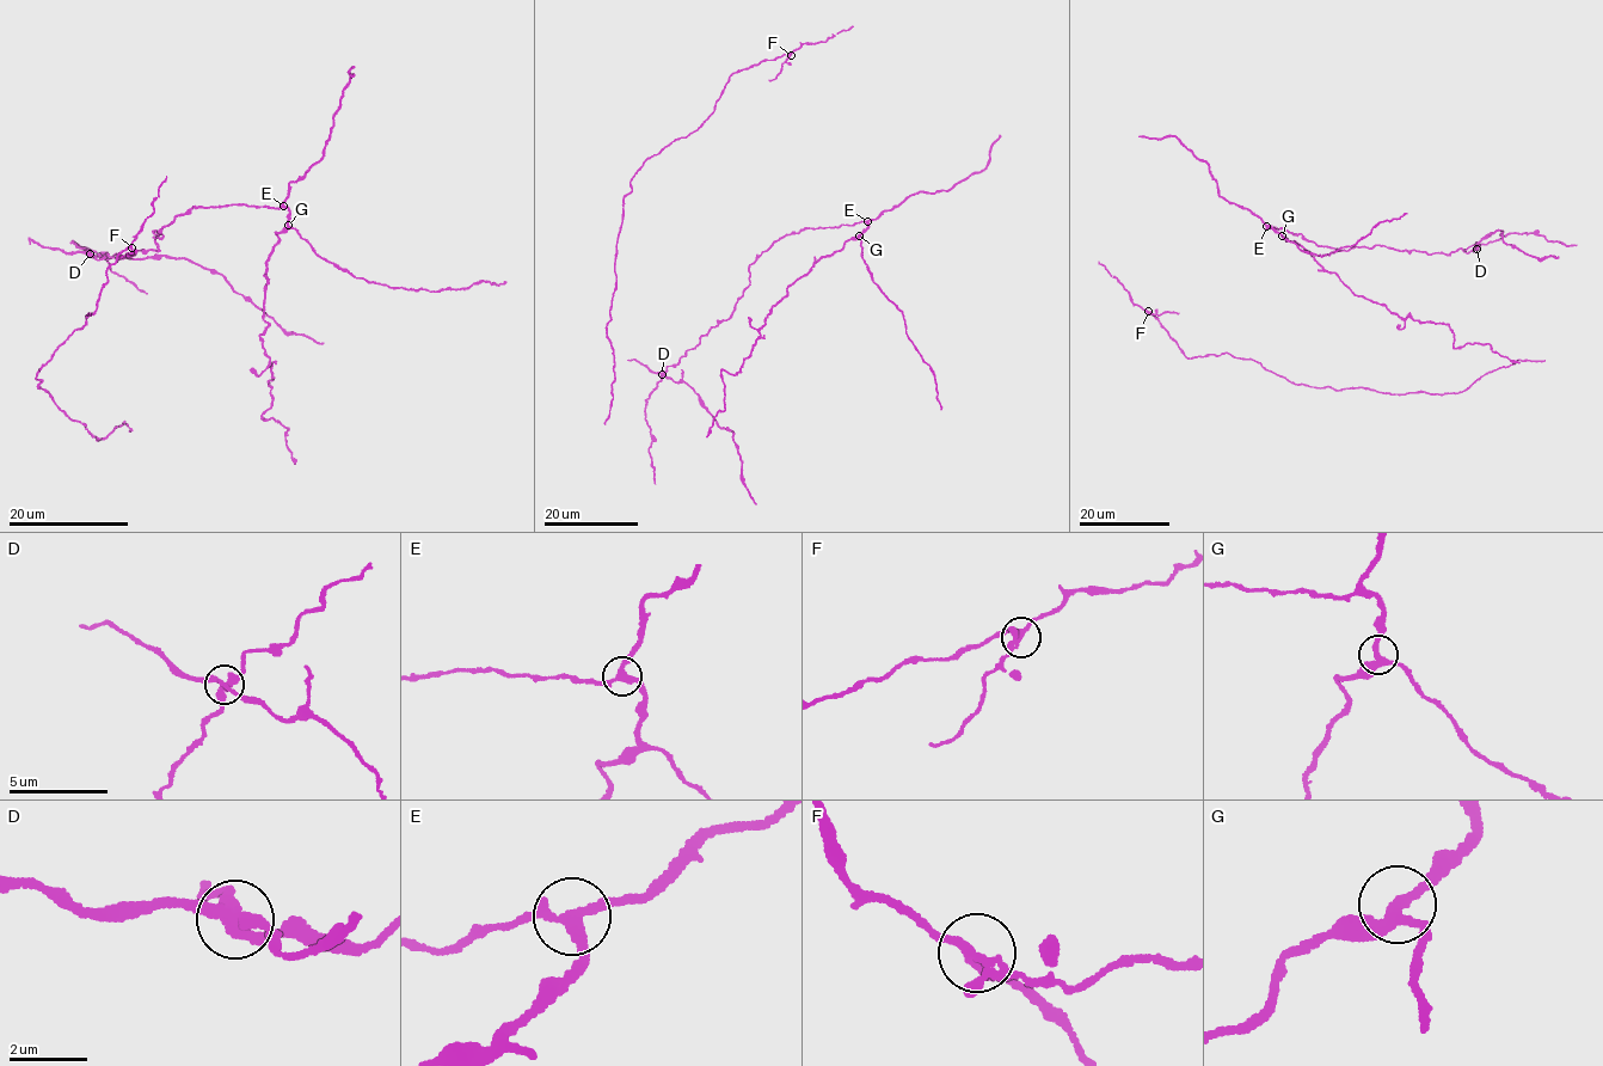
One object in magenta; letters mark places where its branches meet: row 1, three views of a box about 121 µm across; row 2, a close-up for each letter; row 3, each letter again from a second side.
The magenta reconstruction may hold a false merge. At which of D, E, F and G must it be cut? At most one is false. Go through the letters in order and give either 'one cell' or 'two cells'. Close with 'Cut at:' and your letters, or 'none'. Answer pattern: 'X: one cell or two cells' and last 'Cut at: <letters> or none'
D: two cells
E: one cell
F: one cell
G: one cell
Cut at: D

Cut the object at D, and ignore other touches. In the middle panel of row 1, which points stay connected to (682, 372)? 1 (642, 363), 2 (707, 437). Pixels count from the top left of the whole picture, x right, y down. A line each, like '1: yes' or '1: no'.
1: yes
2: no

